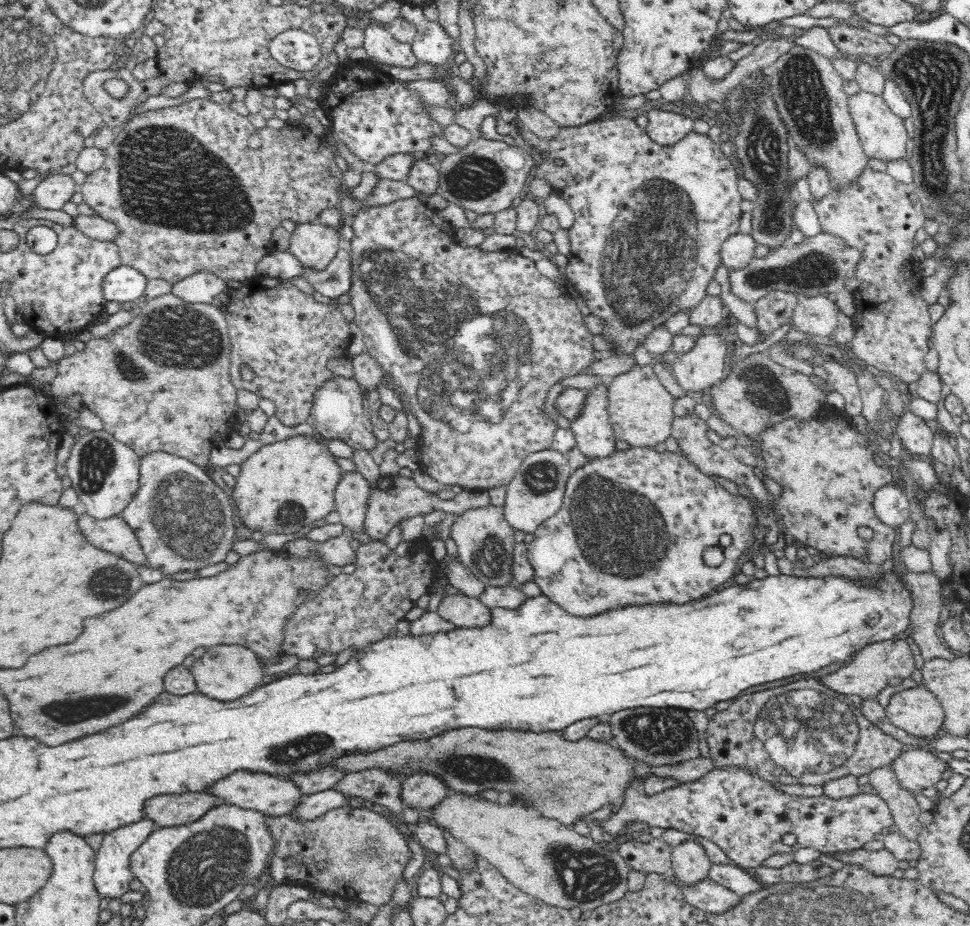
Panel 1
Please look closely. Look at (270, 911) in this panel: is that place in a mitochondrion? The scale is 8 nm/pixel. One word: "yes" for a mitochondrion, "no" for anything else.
no

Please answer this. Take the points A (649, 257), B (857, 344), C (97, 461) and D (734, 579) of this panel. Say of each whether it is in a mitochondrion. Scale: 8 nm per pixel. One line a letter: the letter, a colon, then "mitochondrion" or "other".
A: mitochondrion
B: other
C: mitochondrion
D: other

